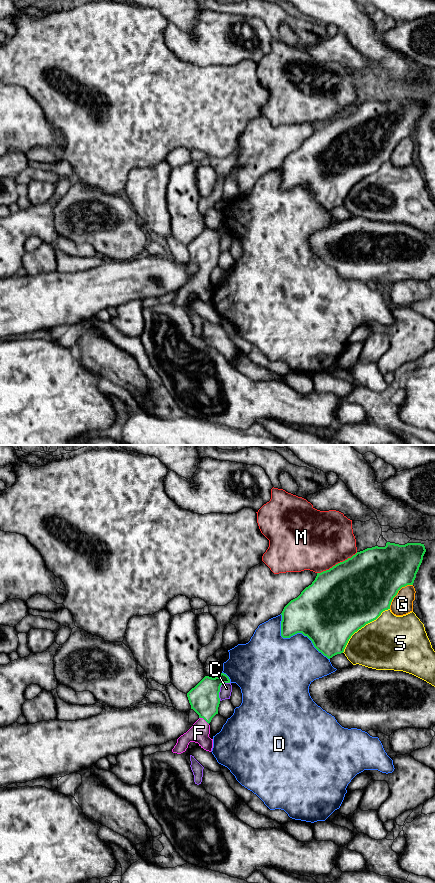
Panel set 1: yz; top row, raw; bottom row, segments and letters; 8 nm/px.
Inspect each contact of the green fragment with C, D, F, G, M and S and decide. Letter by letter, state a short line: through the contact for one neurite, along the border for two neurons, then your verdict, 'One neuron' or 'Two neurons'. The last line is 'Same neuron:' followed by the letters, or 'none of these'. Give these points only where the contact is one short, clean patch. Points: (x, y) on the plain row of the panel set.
C: Line: yz (229, 234), (224, 234), (221, 237), (219, 252). Two neurons
D: Two neurons
F: Line: yz (204, 251), (204, 271), (199, 285). One neuron
G: Two neurons
M: Two neurons
S: Two neurons
Same neuron: F

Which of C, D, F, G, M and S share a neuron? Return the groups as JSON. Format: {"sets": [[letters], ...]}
{"sets": [["C"], ["D"], ["F"], ["G"], ["M"], ["S"]]}

